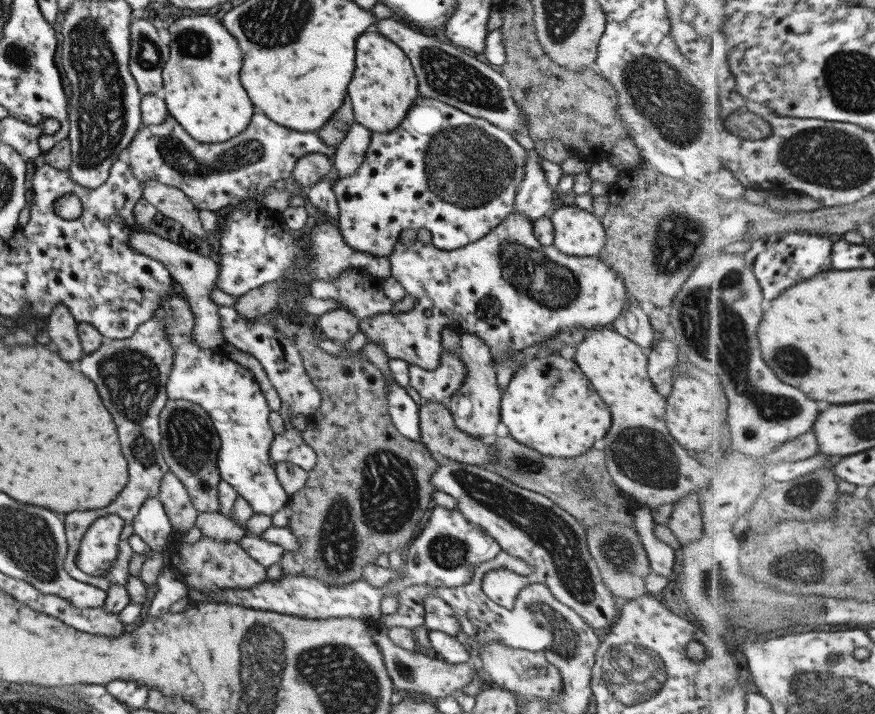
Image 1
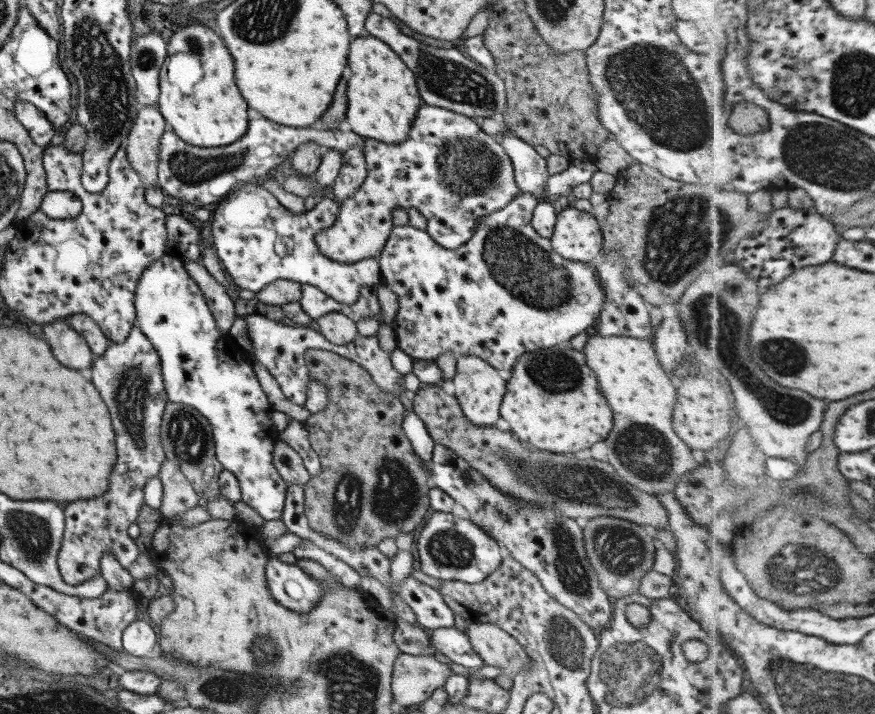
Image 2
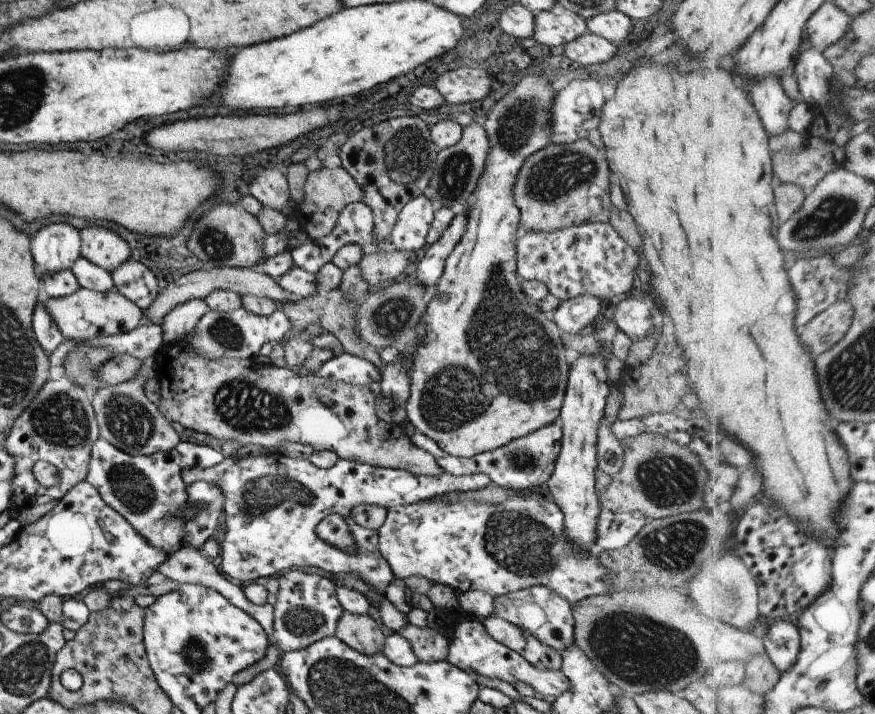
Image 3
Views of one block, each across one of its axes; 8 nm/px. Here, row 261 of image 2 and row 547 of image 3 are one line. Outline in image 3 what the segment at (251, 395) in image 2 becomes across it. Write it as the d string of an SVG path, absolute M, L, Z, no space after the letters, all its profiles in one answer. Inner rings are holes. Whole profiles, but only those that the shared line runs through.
M100 438L92 446L85 481L96 488L102 500L121 514L142 538L146 538L152 548L169 555L186 545L184 524L202 510L202 506L186 506L186 471L196 466L208 468L222 460L222 452L188 441L180 441L176 448L168 452L134 457Z

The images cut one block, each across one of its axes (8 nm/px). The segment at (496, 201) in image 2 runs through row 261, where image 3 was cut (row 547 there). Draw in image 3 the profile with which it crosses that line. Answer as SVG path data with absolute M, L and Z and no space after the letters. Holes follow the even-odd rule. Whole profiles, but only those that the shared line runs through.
M329 514L316 526L316 536L324 540L326 544L334 546L335 550L346 552L346 554L356 554L358 546L356 540L350 534L350 527L347 520L340 514Z

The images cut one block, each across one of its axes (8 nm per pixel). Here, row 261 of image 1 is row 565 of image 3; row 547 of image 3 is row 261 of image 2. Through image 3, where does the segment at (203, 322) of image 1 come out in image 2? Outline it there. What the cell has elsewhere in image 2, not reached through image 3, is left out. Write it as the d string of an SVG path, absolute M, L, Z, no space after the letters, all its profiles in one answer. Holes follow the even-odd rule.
M185 255L180 257L186 271L198 283L202 295L206 297L206 303L208 303L208 307L213 313L212 317L215 319L218 331L222 334L229 334L236 319L236 312L235 304L227 290L206 270L202 262L187 260Z

